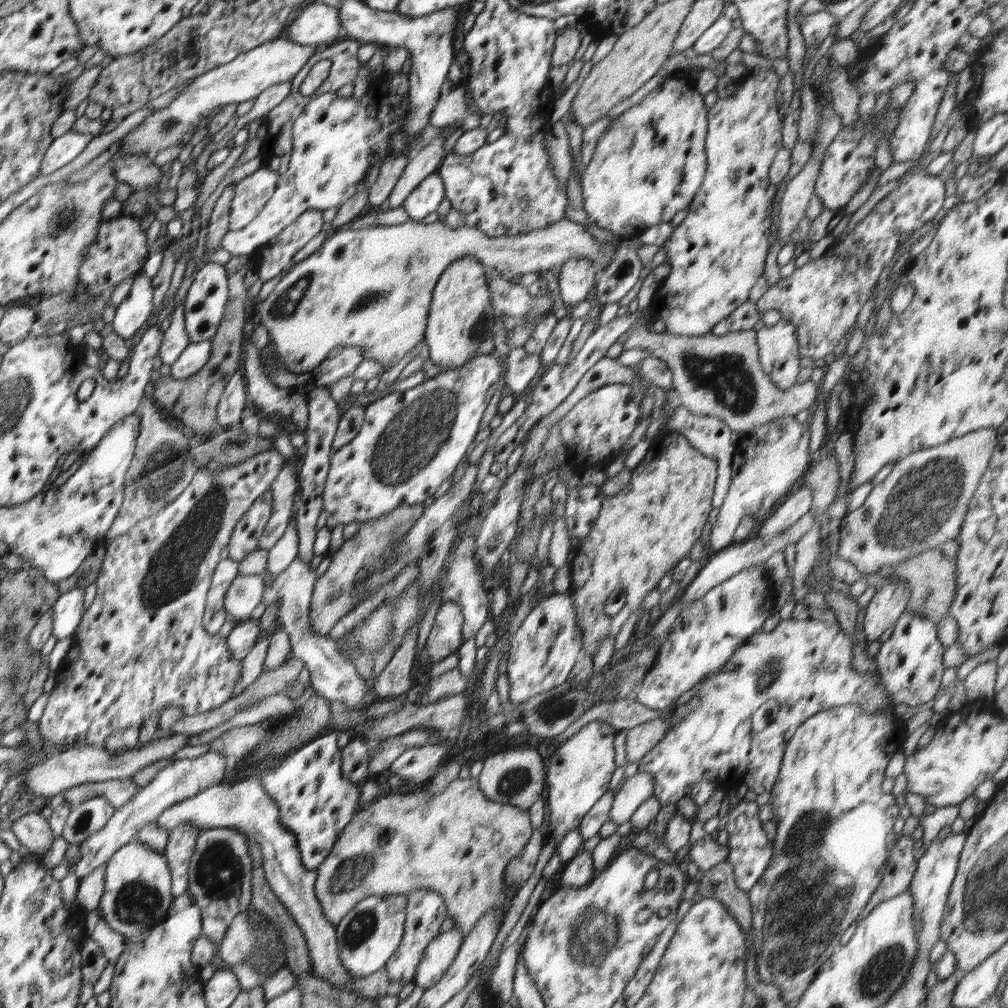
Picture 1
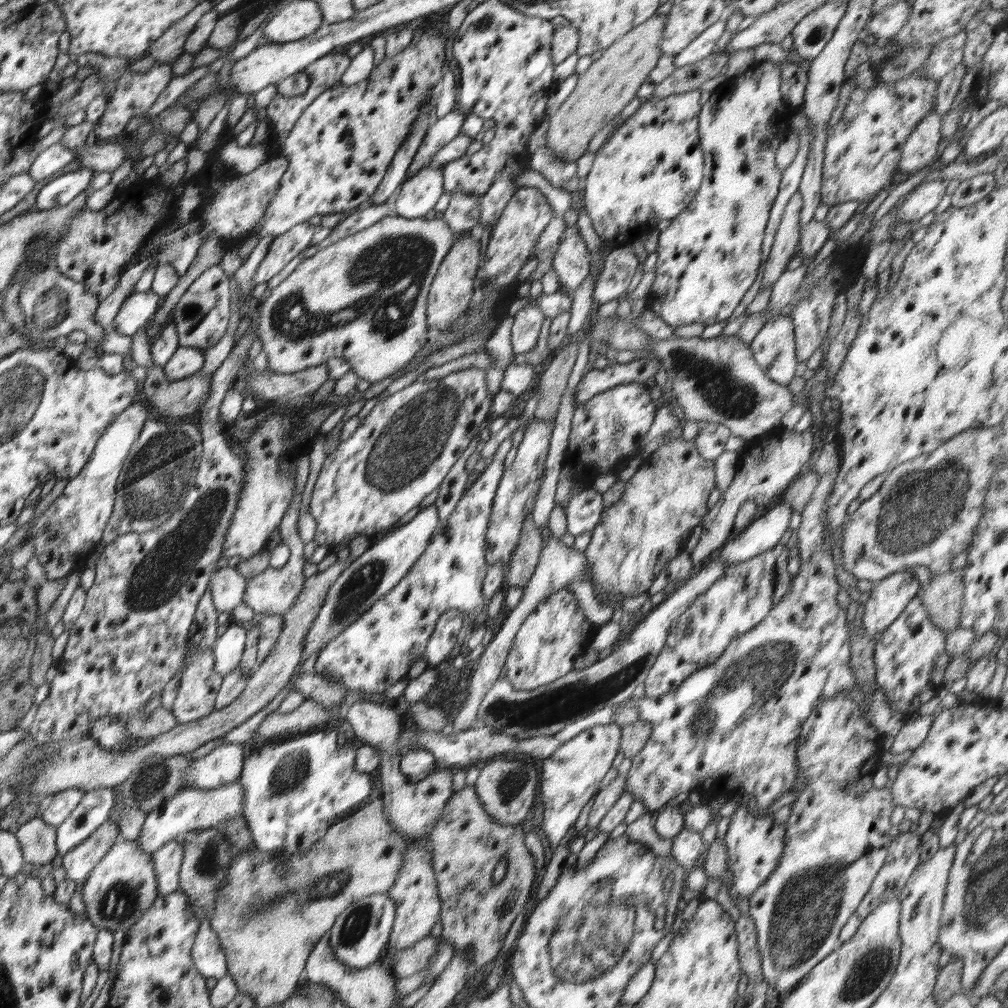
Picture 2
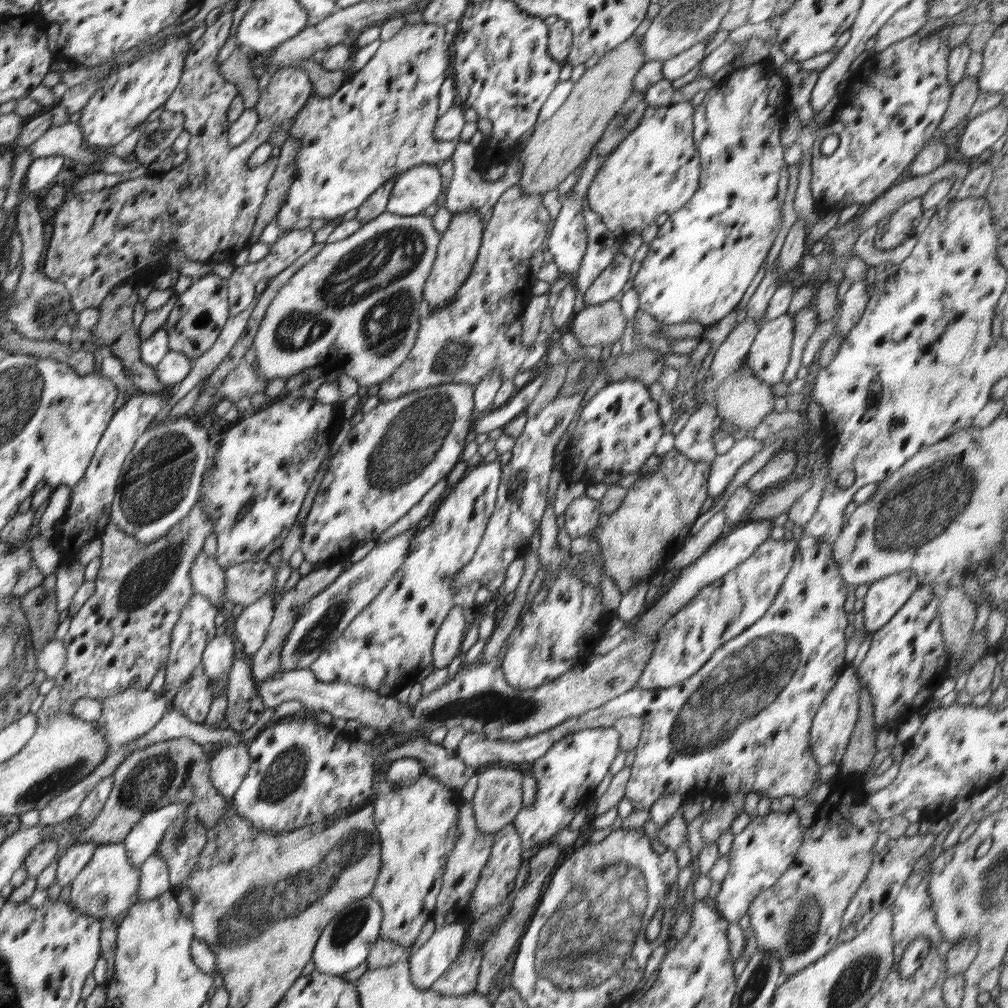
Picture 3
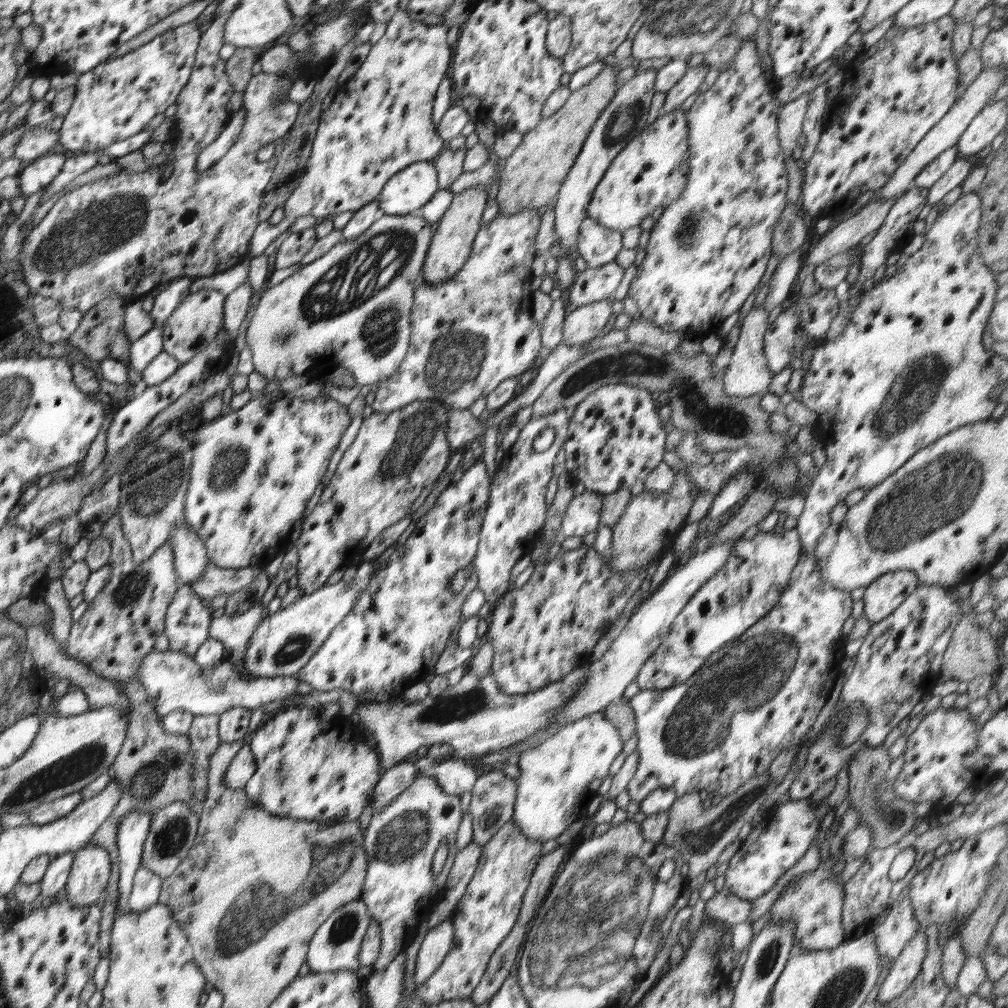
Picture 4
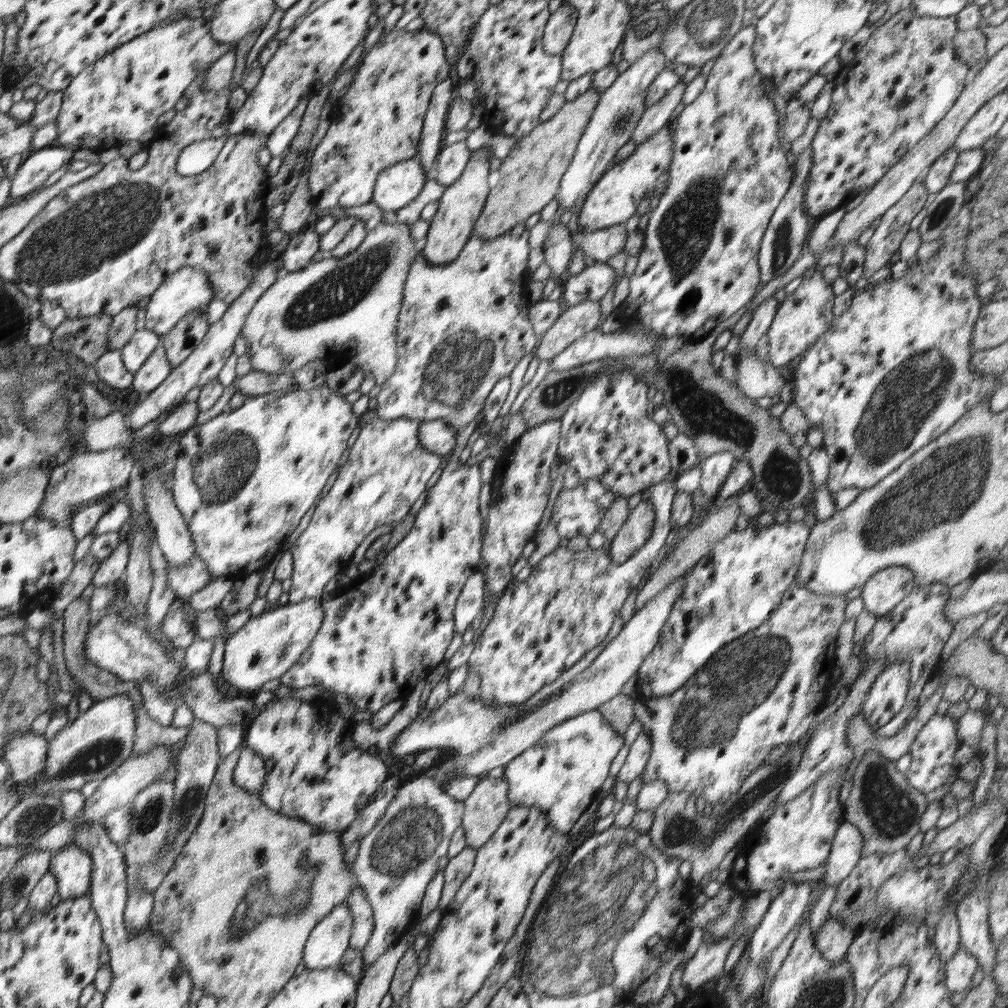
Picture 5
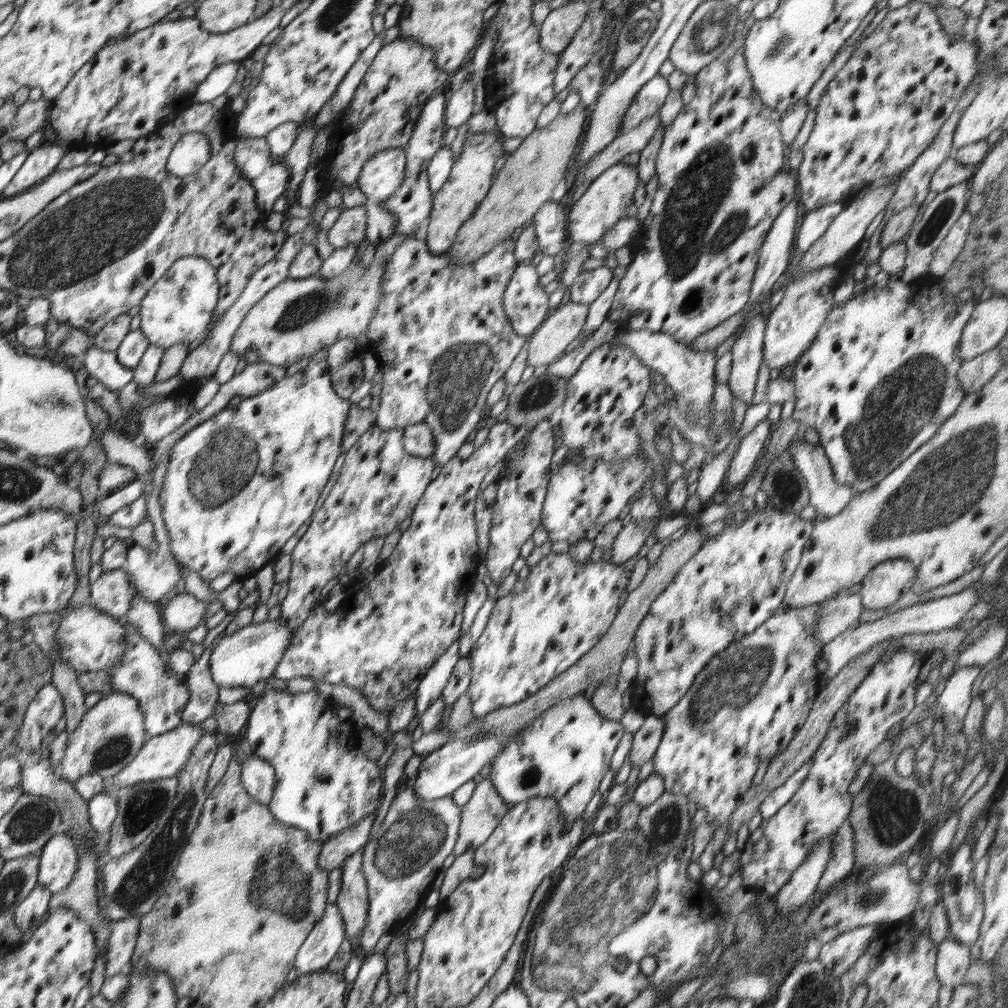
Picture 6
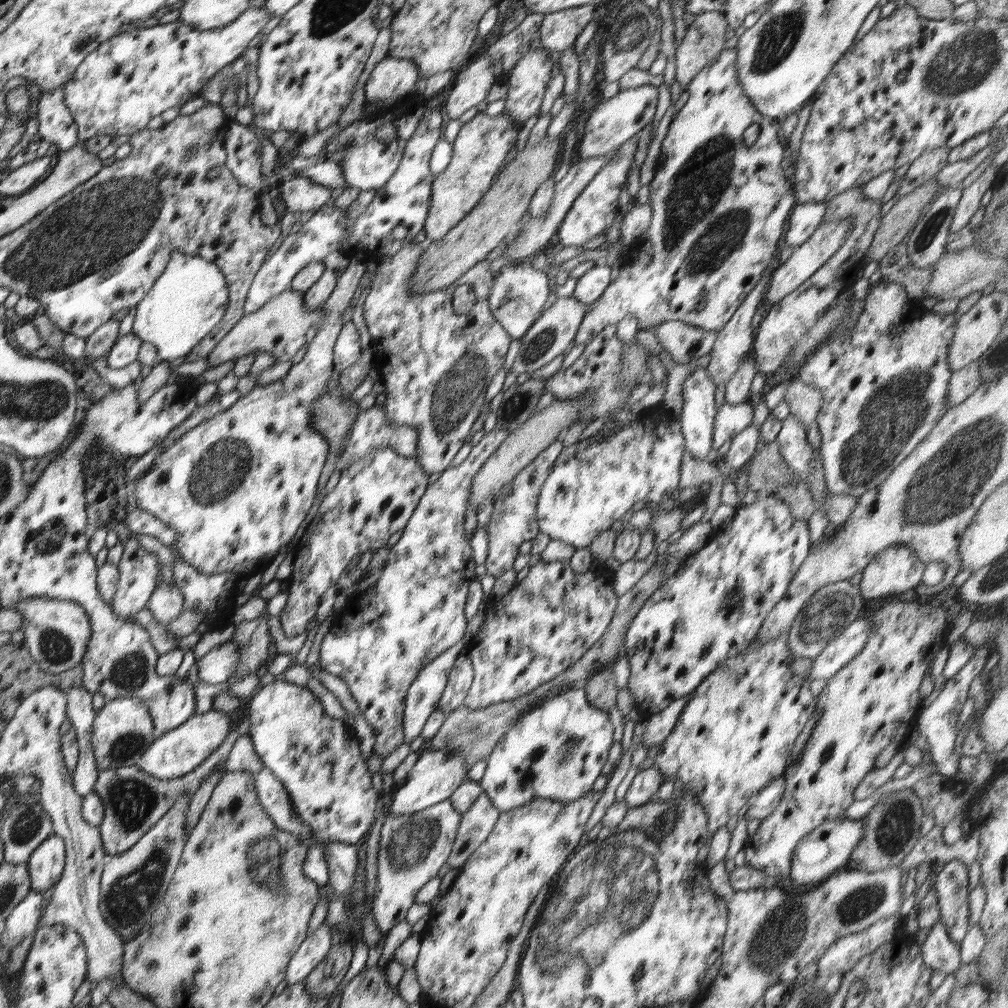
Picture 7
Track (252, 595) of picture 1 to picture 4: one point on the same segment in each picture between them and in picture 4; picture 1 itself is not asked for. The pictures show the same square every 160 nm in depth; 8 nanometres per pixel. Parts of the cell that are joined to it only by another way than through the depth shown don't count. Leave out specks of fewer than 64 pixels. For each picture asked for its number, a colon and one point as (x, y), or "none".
2: (226, 585)
3: (207, 576)
4: (190, 555)

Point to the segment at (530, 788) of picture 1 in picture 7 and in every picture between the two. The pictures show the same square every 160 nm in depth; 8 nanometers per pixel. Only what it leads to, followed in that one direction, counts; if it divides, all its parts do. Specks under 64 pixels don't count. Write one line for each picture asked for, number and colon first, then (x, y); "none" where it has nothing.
2: (506, 788)
3: (499, 797)
4: (493, 796)
5: (487, 806)
6: (479, 817)
7: (476, 823)

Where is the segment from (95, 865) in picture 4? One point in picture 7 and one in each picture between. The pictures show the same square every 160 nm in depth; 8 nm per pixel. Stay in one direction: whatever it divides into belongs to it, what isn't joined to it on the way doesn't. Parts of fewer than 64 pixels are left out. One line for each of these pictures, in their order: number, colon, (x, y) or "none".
5: (73, 868)
6: (59, 859)
7: (46, 864)

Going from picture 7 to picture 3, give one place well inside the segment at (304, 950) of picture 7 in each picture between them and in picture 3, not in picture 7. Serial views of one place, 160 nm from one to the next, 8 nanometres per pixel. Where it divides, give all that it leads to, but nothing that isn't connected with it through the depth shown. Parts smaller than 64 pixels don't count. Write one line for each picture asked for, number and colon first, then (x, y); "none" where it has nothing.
3: (345, 943)
4: (336, 944)
5: (328, 941)
6: (324, 940)

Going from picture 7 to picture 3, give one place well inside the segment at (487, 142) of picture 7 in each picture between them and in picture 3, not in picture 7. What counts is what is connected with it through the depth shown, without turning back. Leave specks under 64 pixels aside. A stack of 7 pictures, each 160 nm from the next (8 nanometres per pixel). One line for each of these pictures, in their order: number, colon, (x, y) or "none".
3: (457, 252)
4: (451, 245)
5: (450, 228)
6: (470, 179)

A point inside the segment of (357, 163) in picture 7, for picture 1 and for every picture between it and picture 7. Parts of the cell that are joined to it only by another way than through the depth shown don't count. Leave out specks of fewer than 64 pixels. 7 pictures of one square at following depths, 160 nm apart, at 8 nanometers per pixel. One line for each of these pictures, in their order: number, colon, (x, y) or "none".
1: (426, 197)
2: (419, 194)
3: (416, 189)
4: (408, 190)
5: (395, 186)
6: (380, 176)

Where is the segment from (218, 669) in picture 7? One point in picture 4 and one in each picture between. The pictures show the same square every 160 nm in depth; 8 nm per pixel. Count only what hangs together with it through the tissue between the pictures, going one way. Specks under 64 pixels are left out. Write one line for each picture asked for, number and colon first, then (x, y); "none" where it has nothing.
4: (285, 641)
5: (264, 648)
6: (241, 658)

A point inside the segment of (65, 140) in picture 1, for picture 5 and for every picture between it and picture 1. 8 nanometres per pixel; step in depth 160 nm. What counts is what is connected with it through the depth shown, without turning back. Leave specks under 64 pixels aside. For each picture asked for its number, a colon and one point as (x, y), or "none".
2: (54, 158)
3: (41, 172)
4: (33, 176)
5: (35, 168)

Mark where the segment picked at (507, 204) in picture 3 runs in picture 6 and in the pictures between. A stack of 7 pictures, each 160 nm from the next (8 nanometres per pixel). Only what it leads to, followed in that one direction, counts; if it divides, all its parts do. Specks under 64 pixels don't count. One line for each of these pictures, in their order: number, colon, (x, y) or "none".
4: (467, 336)
5: (463, 327)
6: (431, 309)

